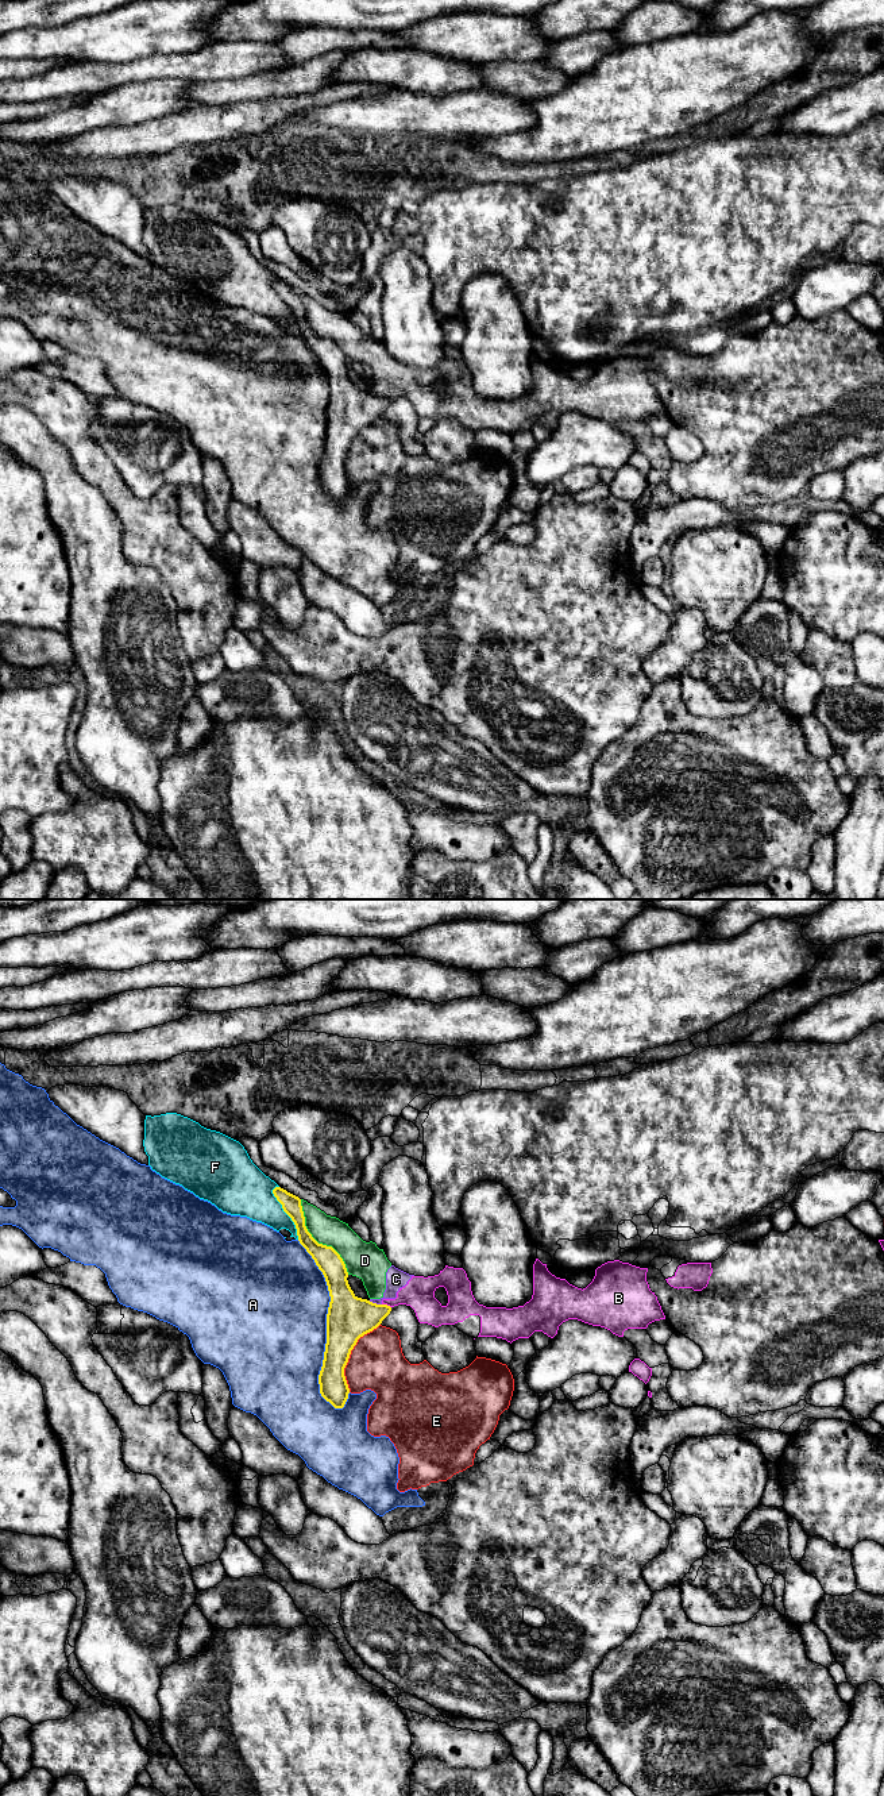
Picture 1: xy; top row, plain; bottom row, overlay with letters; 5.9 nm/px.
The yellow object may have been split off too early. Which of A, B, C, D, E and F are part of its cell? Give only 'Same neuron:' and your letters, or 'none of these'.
Same neuron: none of these

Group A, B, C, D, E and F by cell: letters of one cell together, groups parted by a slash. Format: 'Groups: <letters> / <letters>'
Groups: A / B C D F / E

